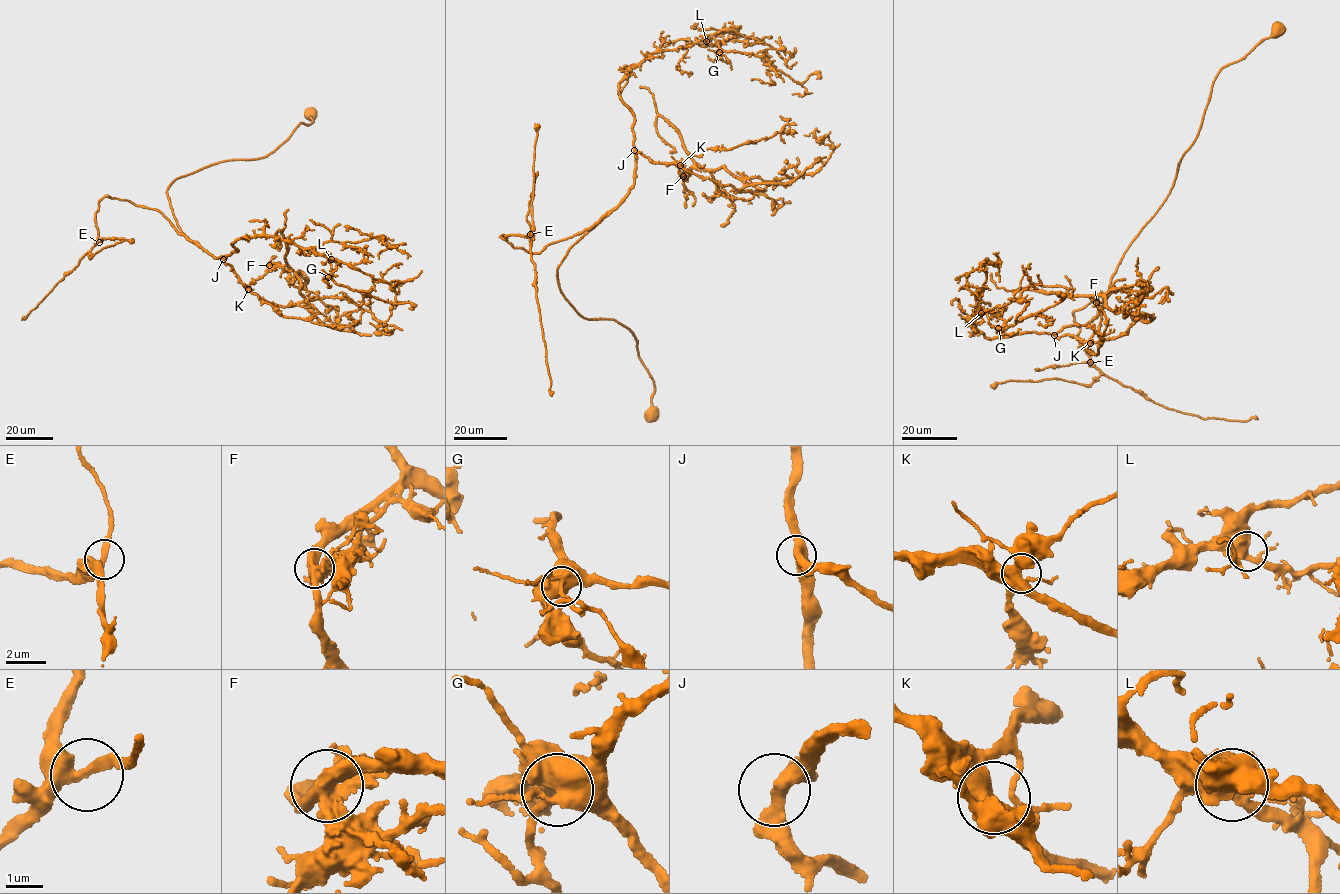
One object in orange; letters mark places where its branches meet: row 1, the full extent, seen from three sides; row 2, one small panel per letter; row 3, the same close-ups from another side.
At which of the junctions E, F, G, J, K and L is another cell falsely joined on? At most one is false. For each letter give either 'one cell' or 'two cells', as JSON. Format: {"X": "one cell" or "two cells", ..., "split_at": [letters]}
{"E": "one cell", "F": "two cells", "G": "one cell", "J": "one cell", "K": "one cell", "L": "one cell", "split_at": ["F"]}

